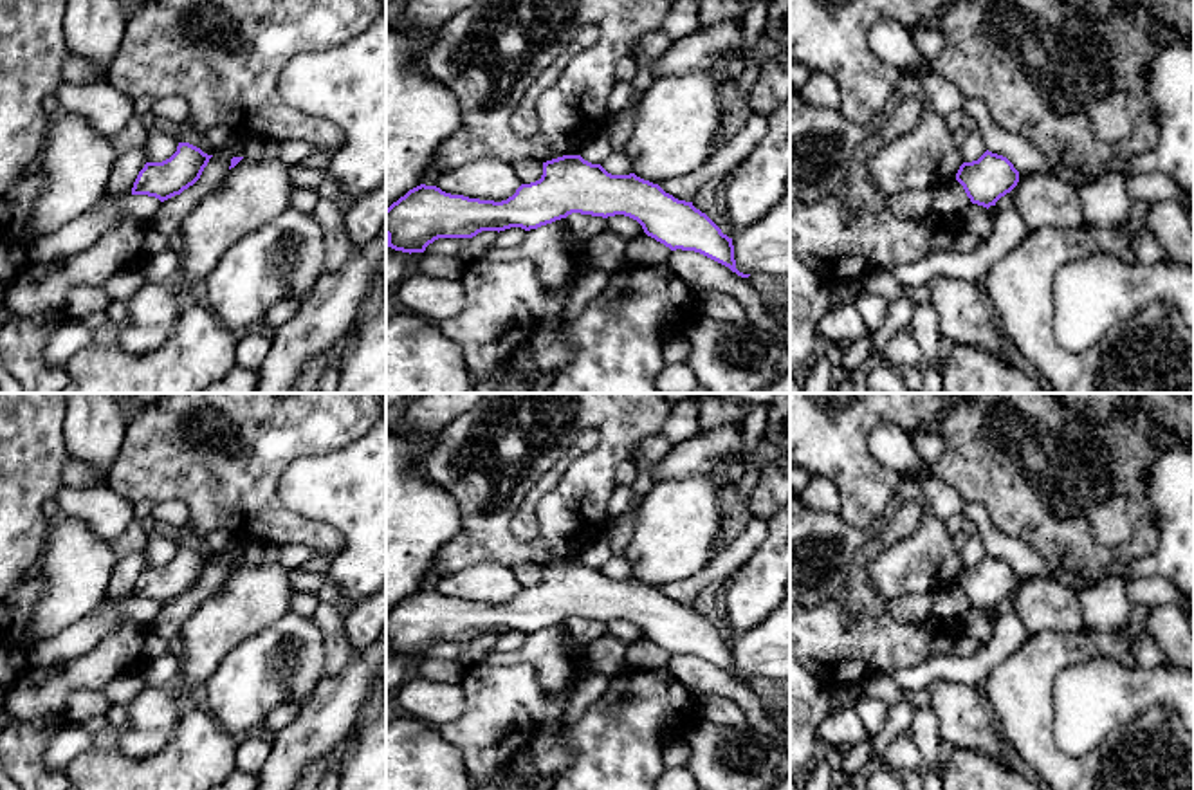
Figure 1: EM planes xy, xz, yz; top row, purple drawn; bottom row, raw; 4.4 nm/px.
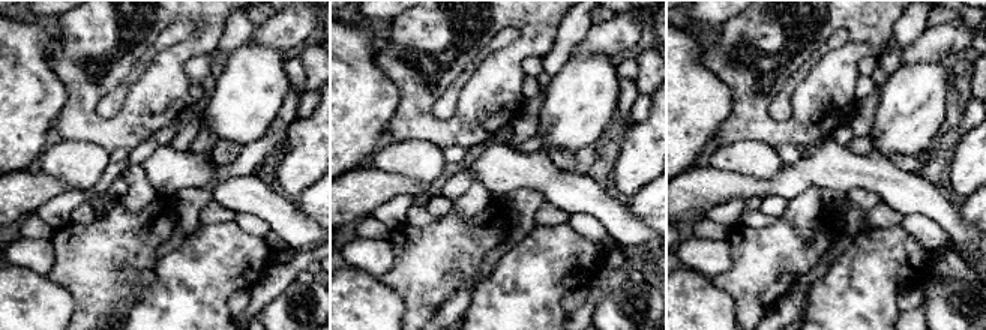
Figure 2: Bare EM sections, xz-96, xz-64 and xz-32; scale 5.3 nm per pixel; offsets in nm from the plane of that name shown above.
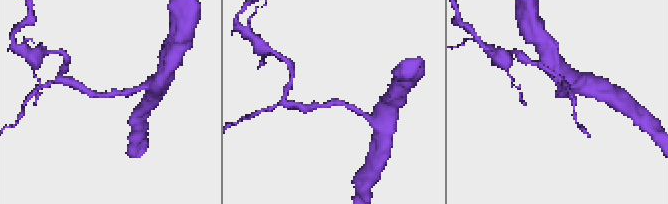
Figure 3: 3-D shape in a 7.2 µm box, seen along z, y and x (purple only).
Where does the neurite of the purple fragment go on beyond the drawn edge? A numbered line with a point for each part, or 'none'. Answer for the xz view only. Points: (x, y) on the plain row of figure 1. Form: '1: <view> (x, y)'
none

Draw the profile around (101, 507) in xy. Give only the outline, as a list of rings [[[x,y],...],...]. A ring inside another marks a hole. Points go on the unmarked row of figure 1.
[[[108,483],[96,487],[63,487],[56,496],[60,514],[79,518],[105,539],[114,539],[135,519],[133,503]]]

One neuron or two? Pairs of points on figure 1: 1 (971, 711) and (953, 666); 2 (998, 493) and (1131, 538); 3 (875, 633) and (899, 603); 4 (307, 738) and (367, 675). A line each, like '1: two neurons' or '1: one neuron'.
1: two neurons
2: one neuron
3: two neurons
4: one neuron

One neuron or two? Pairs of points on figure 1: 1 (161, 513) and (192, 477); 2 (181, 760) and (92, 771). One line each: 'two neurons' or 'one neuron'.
1: two neurons
2: one neuron

